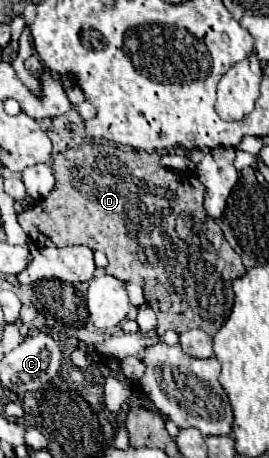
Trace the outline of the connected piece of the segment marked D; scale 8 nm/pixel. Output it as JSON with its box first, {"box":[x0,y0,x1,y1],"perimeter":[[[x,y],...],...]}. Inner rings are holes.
{"box":[17,144,245,336],"perimeter":[[[81,144],[53,160],[55,188],[43,202],[17,214],[21,228],[37,246],[89,246],[101,250],[109,264],[107,274],[139,284],[145,290],[147,304],[157,312],[159,332],[189,328],[201,328],[209,336],[215,336],[221,324],[229,318],[233,306],[233,280],[245,274],[241,256],[231,250],[221,228],[217,232],[217,246],[213,236],[207,234],[207,212],[203,208],[205,186],[193,176],[165,170],[159,164],[159,154],[147,154],[137,150],[123,150],[113,144]]]}

